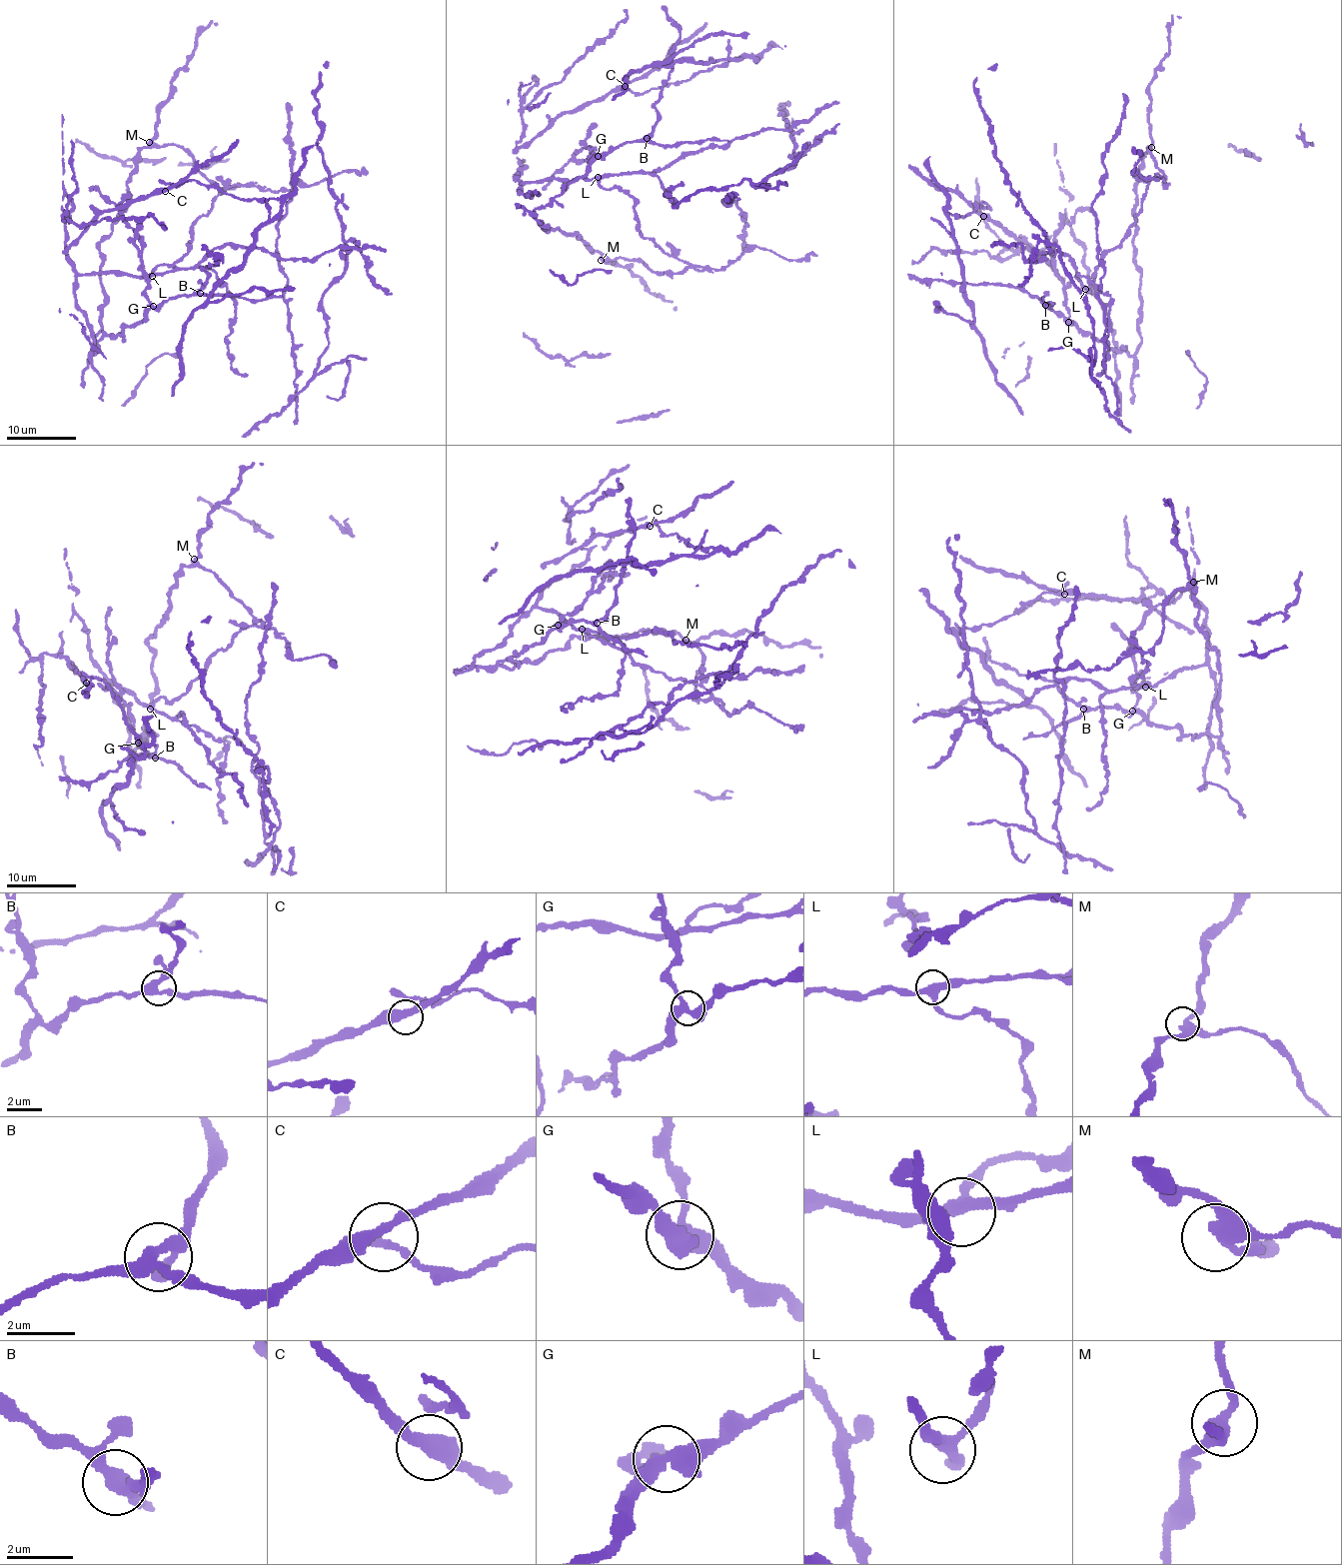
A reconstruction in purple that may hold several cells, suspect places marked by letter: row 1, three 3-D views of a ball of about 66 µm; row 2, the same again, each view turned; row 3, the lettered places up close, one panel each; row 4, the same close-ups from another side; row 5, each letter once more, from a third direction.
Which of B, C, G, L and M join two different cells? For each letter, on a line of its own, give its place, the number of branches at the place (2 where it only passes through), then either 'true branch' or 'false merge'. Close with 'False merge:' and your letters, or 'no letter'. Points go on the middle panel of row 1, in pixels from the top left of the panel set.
B: (647, 138) | 3 | true branch
C: (625, 86) | 4 | true branch
G: (598, 156) | 4 | true branch
L: (598, 177) | 3 | true branch
M: (601, 260) | 3 | true branch
False merge: no letter

